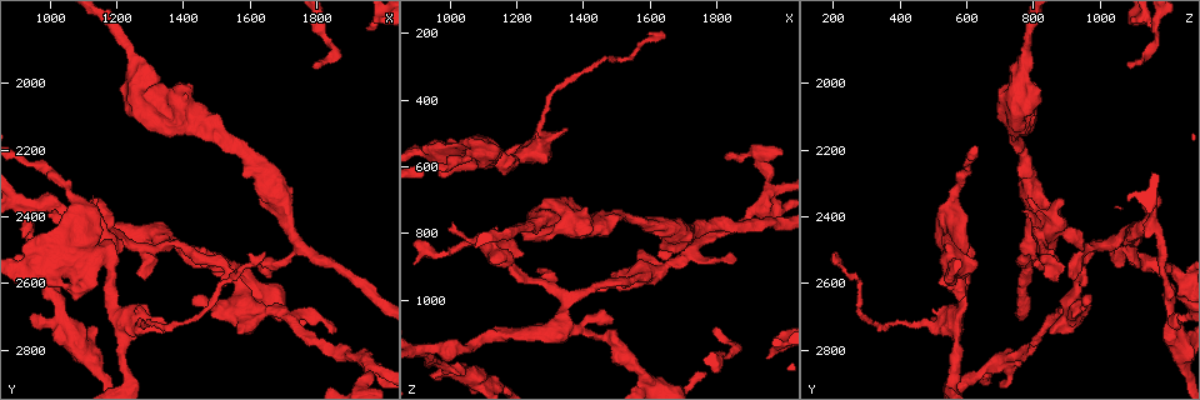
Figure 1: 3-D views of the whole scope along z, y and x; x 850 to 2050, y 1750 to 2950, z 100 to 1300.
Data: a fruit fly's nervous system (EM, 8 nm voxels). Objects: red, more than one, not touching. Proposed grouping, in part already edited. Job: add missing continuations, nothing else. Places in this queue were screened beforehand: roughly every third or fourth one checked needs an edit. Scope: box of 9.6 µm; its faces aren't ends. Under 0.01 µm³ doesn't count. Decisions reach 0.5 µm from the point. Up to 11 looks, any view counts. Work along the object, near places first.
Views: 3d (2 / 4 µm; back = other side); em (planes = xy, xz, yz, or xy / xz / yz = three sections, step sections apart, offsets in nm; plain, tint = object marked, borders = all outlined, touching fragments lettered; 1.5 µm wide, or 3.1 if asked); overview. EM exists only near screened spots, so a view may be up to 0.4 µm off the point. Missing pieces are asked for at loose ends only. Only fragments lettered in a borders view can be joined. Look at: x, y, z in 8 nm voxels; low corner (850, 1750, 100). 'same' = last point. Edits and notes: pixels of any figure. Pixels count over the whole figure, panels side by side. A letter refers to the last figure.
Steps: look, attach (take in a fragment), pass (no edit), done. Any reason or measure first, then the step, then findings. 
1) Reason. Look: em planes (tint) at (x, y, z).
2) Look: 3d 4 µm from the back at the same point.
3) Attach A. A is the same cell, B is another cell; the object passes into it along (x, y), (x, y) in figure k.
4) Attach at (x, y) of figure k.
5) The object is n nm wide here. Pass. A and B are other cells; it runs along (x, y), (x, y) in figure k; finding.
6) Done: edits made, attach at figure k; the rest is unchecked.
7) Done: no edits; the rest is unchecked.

Branch stops here. Look: em yz step 8 (tint) at (1650, 2520, 200).

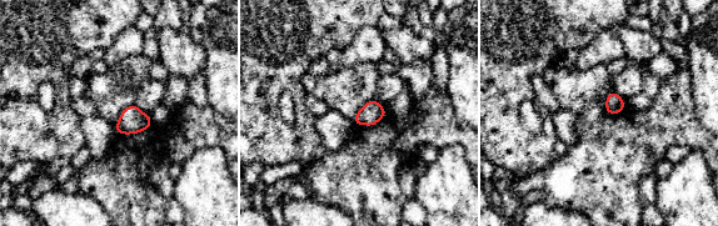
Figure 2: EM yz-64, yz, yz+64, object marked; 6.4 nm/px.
What lies round it. Look: em yz step 8 (borders) at the same point.

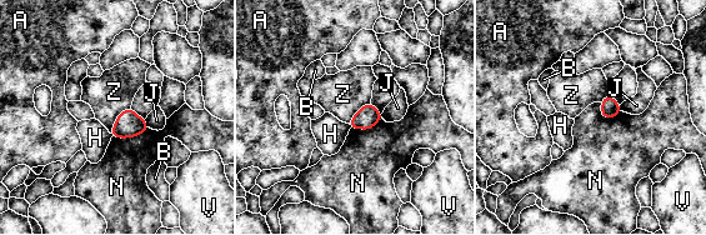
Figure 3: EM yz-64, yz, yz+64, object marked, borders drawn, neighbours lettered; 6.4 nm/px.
The longest contact is with N, 260 nm. Pass. A, B, H, J, N, V and Z are other cells; a border runs along (149, 128), (134, 136), (111, 138) in figure 3; no lettered fragment goes on from it.

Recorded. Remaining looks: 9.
Thick end. Look: em xy step 8 (tint) at (1190, 2520, 860).

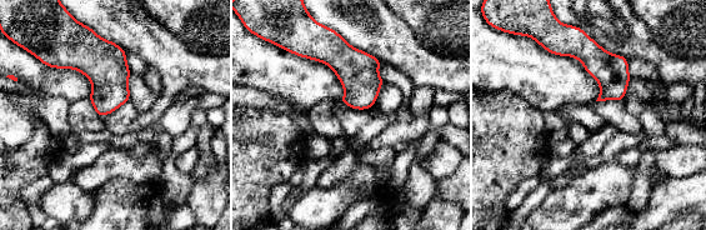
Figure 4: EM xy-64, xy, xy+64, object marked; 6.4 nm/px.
Look: em yz step 8 (borders) at the same point.

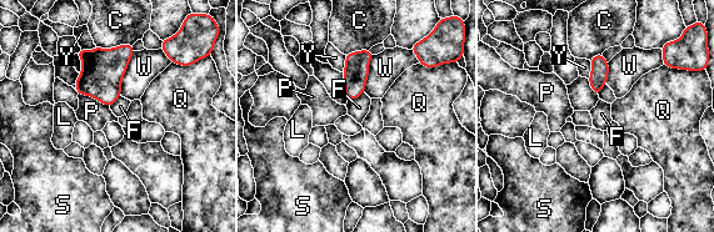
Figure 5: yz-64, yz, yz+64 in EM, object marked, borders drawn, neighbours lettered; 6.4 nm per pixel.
Pass. C, F, L, P, Q, S, W and Y are other cells; no lettered fragment goes on from it.

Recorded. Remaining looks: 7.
An open end. Look: 3d 4 µm at (1770, 2720, 1220).

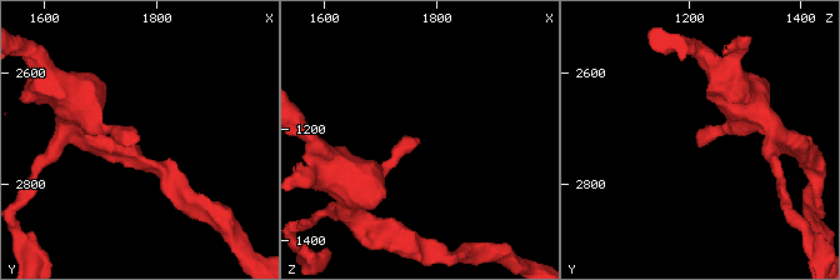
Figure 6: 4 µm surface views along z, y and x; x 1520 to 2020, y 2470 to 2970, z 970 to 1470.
Shape alone is not enough. Look: em planes (borders) at (1760, 2725, 1220).

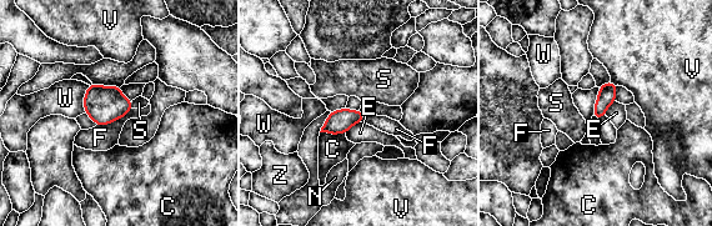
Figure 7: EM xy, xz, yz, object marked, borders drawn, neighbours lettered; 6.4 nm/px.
The longest contact is with F, 260 nm. Attach S. S is the same cell, C, E, F, N, V, W and Z are other cells; it goes on there.

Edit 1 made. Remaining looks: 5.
Free end. Look: em xz step 4 (borders) at (1390, 2000, 810).

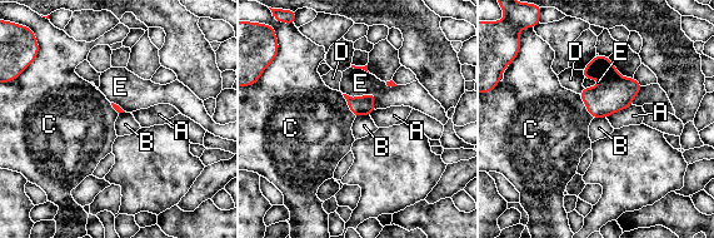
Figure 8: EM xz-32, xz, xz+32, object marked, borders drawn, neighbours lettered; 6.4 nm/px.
Look: em planes (borders) at the same point.

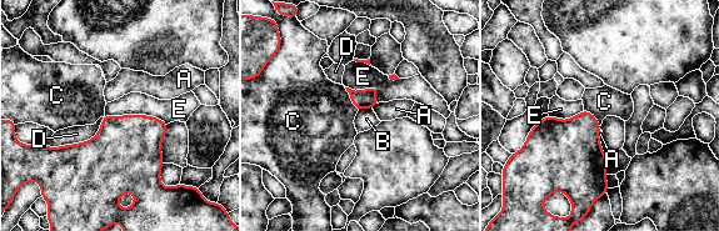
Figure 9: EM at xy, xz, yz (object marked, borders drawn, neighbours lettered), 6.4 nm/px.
The longest contact is with D, 420 nm. Pass. A, B, C, D and E are other cells; a border runs along (372, 108), (359, 110) in figure 9; none of them fits.

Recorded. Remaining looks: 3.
Done: edits made, attach at figure 7; the rest is unchecked.

